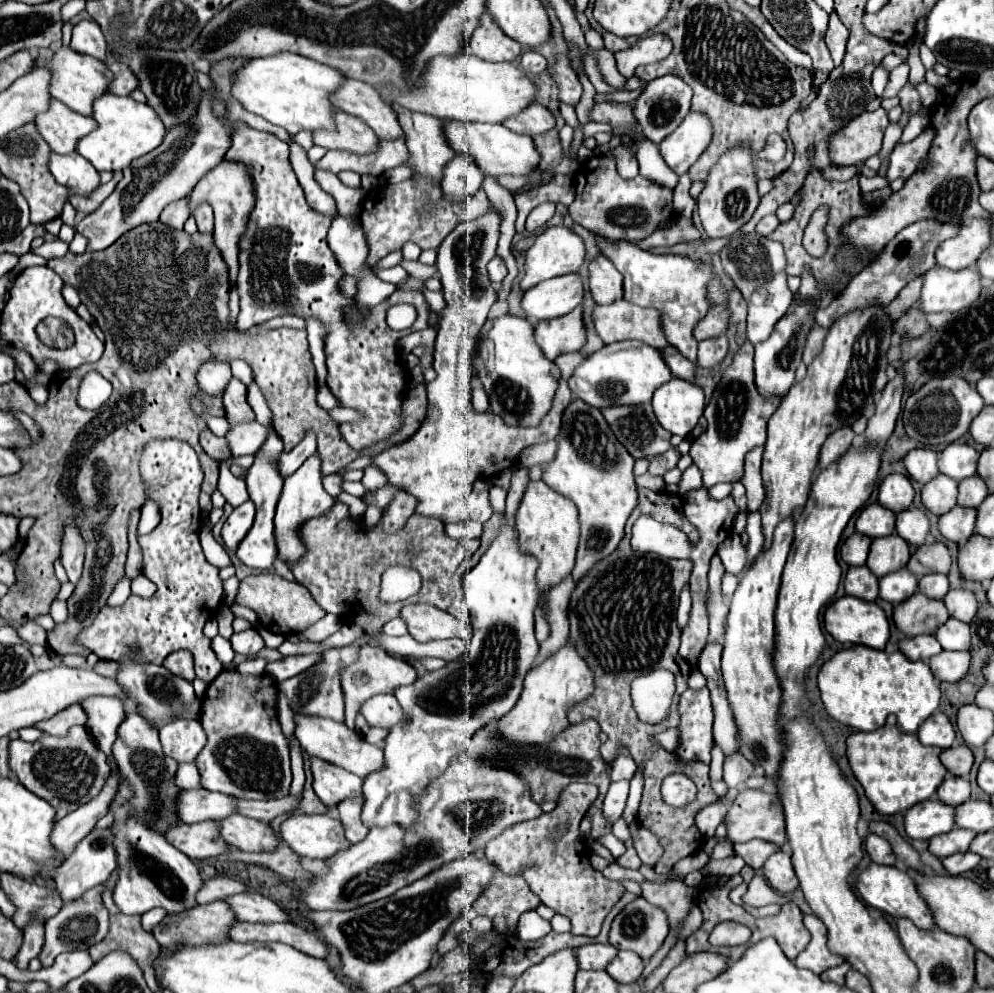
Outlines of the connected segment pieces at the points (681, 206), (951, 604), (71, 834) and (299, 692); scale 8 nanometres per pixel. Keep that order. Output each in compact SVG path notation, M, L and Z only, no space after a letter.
M684 173L684 175L680 175L678 185L674 187L674 207L684 217L692 217L692 211L694 211L694 205L696 205L696 201L688 193L690 185L692 185L692 179L688 177L688 173Z
M966 589L948 591L946 597L944 597L944 603L948 607L950 617L964 621L964 623L970 623L972 617L976 615L976 611L978 611L978 601L976 601L974 593L966 591Z
M112 769L110 779L106 779L106 787L98 793L98 797L94 797L90 803L78 807L76 811L72 811L70 815L66 815L64 819L60 819L56 823L56 827L52 831L52 845L64 857L68 857L74 851L76 843L84 835L88 835L94 829L94 825L108 813L118 787L120 787L118 773Z
M342 647L342 649L330 649L324 653L324 661L306 669L304 673L290 677L280 683L280 689L288 697L290 709L304 715L322 715L326 719L336 719L338 723L344 723L344 693L340 687L340 673L350 663L350 659L358 657L360 647Z

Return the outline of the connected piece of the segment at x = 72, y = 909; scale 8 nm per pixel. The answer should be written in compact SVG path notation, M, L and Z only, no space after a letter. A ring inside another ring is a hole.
M114 871L106 883L86 891L82 895L82 899L76 899L74 903L66 903L56 917L46 921L46 943L42 947L42 953L38 955L38 959L42 961L42 967L50 967L60 953L74 951L80 947L88 949L106 937L106 933L108 933L108 911L102 903L102 891L104 891L104 887L110 887L110 889L114 887L114 875L118 875L118 871Z

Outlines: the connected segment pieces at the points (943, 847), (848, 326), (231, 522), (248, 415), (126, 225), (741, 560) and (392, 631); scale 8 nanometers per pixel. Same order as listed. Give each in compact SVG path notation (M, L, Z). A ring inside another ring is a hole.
M954 827L950 833L932 837L930 845L928 845L928 851L932 855L936 855L938 859L944 859L944 857L954 855L954 853L964 853L964 851L968 851L968 845L974 837L976 837L974 831Z
M882 307L852 311L840 317L830 327L822 353L808 367L806 379L790 387L782 405L770 417L766 451L764 446L758 446L746 455L742 483L746 487L748 505L752 509L762 505L764 549L772 541L774 527L782 519L792 517L796 509L802 509L806 505L812 477L818 467L818 455L826 437L842 425L852 425L860 415L864 415L866 407L874 403L874 397L884 389L888 381L886 353L890 349L890 339L892 321L886 317Z
M246 501L242 503L240 507L236 507L230 517L226 519L226 523L222 525L222 539L224 539L224 545L230 549L230 551L236 551L238 543L246 537L246 533L250 531L252 523L254 523L254 503L252 501Z
M230 379L224 391L224 409L230 423L254 421L254 411L246 401L246 387L238 379Z
M222 59L222 63L214 63L210 67L208 77L212 79L214 89L202 91L202 103L198 105L198 115L194 115L190 123L182 123L182 127L172 127L158 149L150 151L140 159L134 159L124 169L124 177L116 185L114 193L96 211L86 215L76 225L76 231L88 239L86 251L92 253L110 247L120 235L124 235L132 227L138 227L140 223L158 221L166 205L190 195L194 185L224 159L226 151L230 149L230 127L234 127L234 123L246 123L248 127L254 127L258 131L270 131L282 141L290 141L290 135L282 127L266 123L266 119L246 111L238 103L238 99L230 95L230 83L234 71L238 71L238 67L242 67L242 63L248 61L250 59ZM214 101L220 101L224 105L224 115L216 115L212 111Z
M732 533L726 537L726 541L718 547L718 555L728 573L734 573L734 575L742 573L742 569L746 565L746 549L744 549L738 533Z
M400 617L388 621L388 623L382 627L382 631L384 631L386 635L394 635L394 637L398 637L398 635L406 635L406 633L408 633L406 623L404 623L404 619L400 619Z

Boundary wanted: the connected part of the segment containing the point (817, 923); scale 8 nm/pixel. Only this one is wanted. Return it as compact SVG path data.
M804 917L804 925L812 935L812 941L808 943L808 947L796 957L796 967L802 969L810 969L814 973L822 973L830 967L838 967L844 963L842 957L834 955L828 951L826 947L826 927L818 917Z

